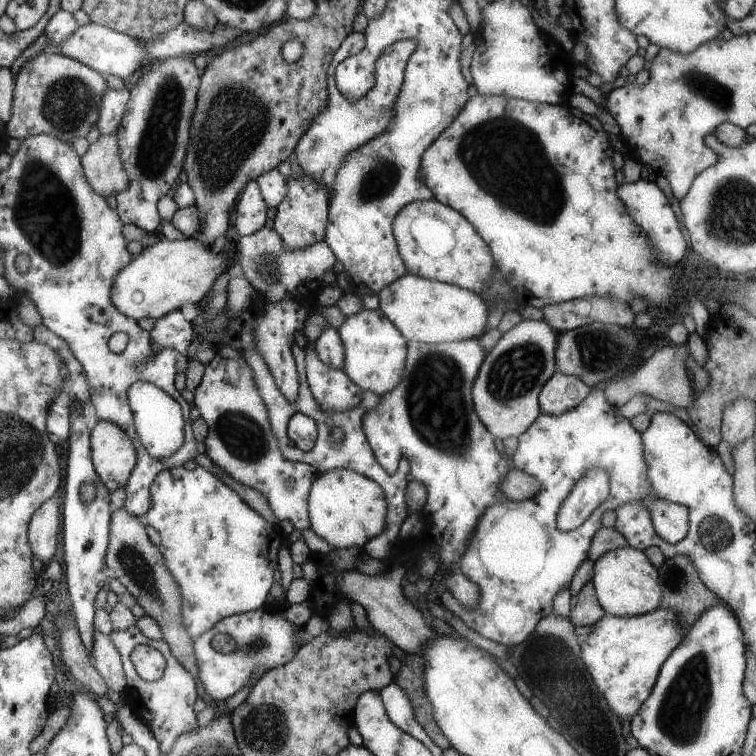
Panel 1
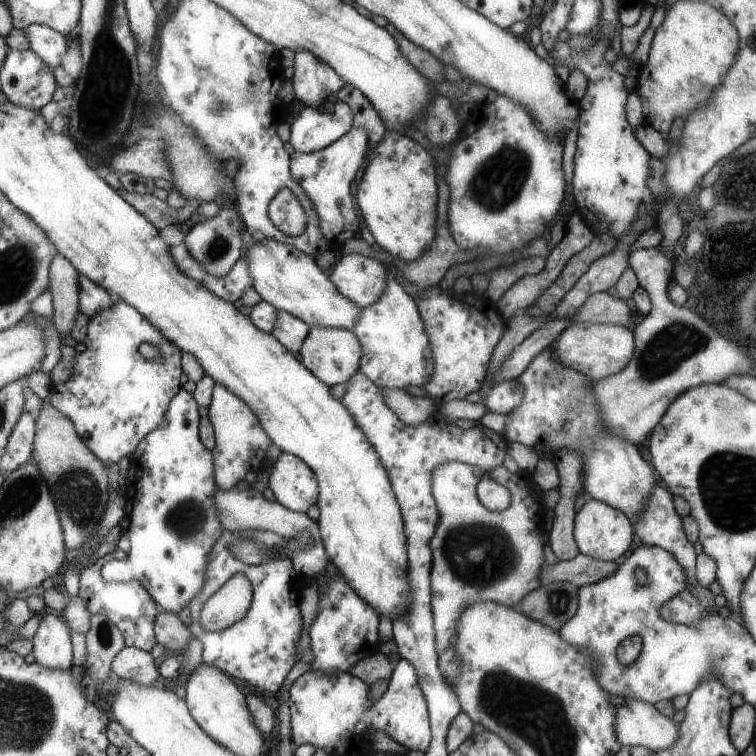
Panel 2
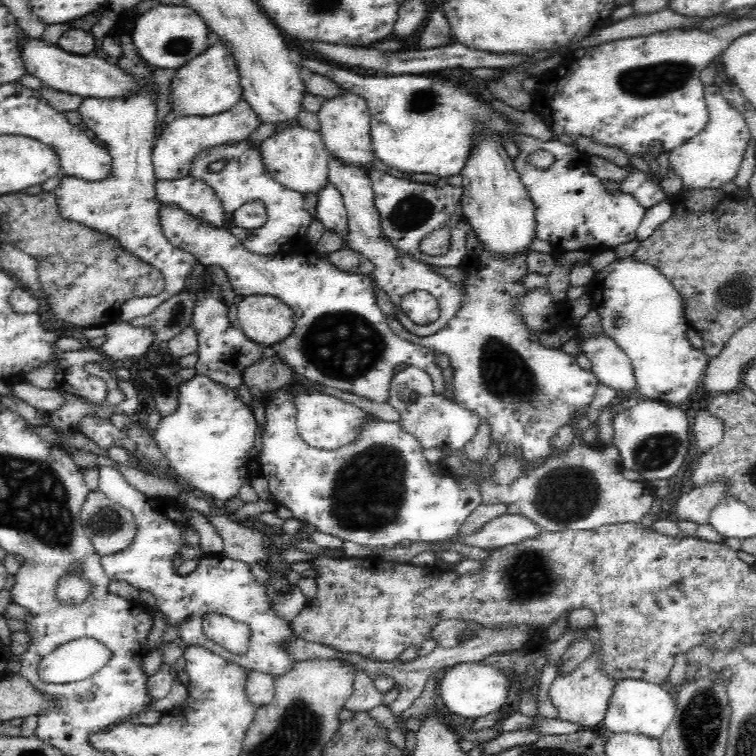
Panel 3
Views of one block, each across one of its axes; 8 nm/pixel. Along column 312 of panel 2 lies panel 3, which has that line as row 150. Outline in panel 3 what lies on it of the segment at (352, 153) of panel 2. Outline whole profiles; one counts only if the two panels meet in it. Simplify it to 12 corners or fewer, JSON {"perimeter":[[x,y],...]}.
{"perimeter":[[242,100],[180,118],[156,138],[158,180],[188,176],[200,148],[248,136],[266,118]]}

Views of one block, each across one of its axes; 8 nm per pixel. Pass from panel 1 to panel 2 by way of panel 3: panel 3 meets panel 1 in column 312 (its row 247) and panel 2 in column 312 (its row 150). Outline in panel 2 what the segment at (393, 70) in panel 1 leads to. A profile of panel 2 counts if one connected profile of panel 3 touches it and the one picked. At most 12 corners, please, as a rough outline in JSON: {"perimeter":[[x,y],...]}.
{"perimeter":[[345,102],[303,108],[291,124],[297,152],[315,154],[353,128]]}

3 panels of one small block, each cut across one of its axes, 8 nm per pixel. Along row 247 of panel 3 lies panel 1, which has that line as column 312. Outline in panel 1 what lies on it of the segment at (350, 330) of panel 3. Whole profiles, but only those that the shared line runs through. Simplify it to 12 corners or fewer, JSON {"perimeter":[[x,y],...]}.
{"perimeter":[[287,178],[275,228],[287,246],[325,240],[325,180]]}

